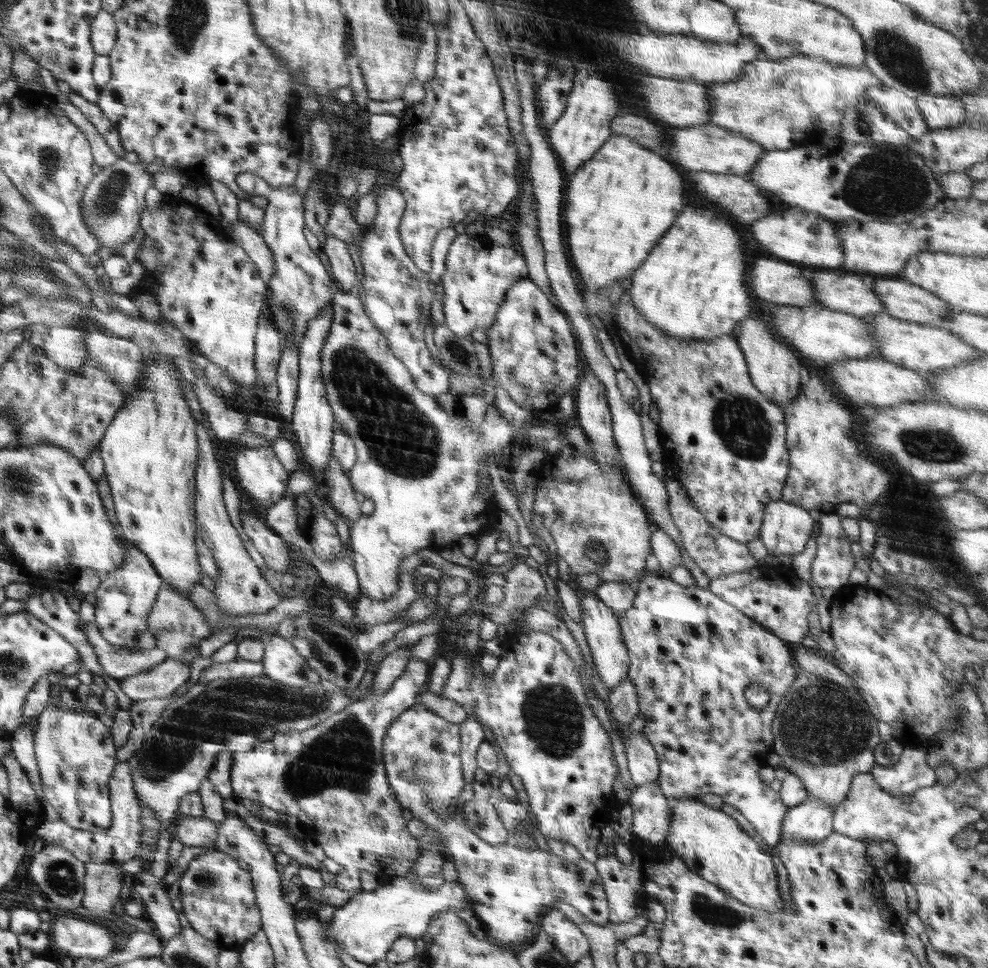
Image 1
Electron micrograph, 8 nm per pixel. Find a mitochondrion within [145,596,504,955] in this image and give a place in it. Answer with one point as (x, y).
(345, 755)

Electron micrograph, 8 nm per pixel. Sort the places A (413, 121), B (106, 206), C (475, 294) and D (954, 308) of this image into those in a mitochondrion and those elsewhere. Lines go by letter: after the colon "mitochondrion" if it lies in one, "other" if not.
A: other
B: mitochondrion
C: other
D: other

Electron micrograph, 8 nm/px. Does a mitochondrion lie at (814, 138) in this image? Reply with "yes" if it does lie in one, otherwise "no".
no

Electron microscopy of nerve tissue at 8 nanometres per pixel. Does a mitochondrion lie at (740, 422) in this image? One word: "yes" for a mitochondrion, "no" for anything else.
yes

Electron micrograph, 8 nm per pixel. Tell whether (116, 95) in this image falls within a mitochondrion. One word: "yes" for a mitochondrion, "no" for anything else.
no

